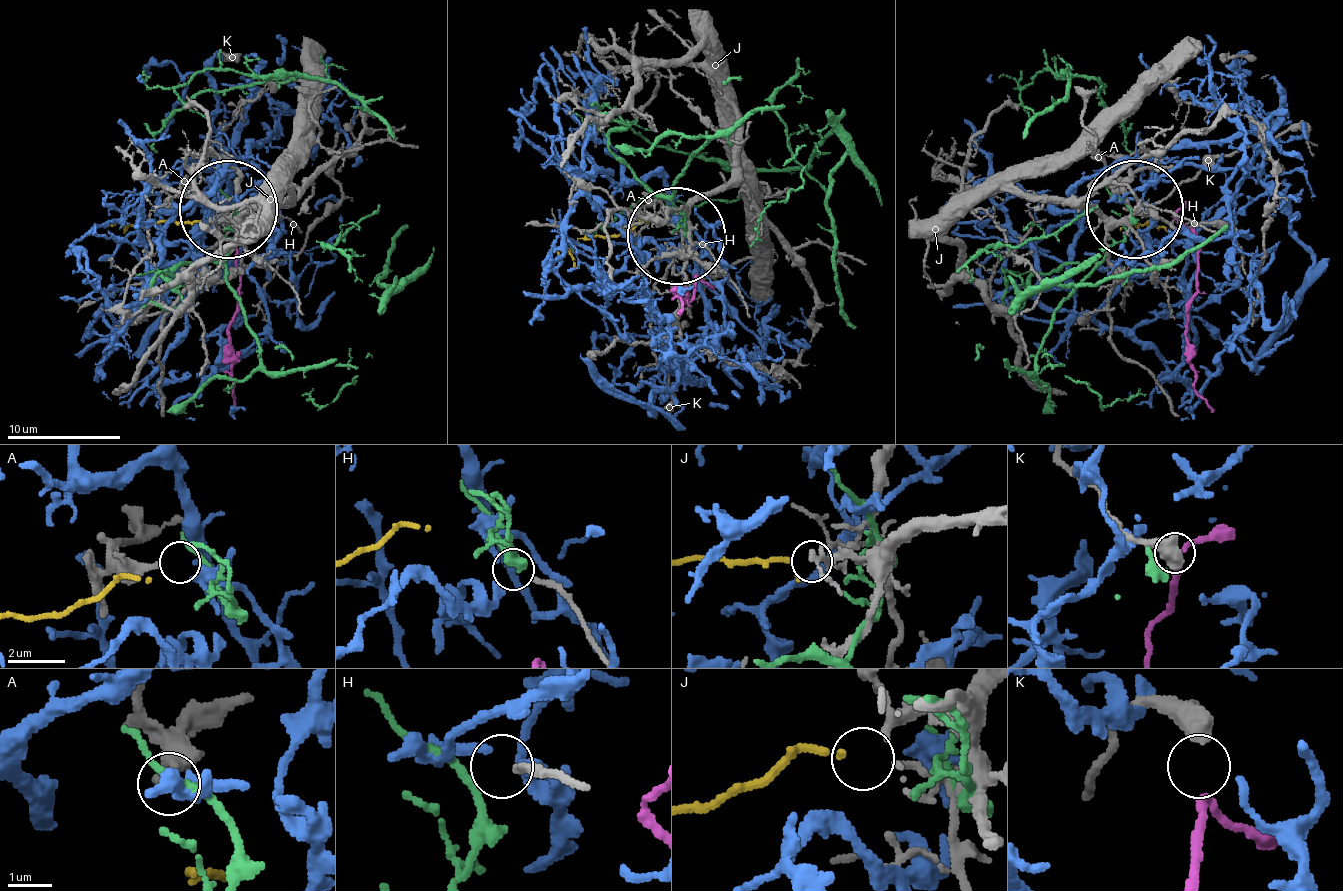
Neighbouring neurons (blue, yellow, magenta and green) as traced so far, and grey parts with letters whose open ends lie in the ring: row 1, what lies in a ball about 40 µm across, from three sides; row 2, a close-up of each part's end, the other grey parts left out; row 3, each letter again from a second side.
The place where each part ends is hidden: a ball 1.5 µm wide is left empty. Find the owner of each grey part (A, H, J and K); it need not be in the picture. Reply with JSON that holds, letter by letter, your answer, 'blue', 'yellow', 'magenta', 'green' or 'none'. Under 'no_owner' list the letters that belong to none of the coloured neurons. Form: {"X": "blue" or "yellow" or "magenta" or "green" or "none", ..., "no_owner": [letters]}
{"A": "blue", "H": "none", "J": "yellow", "K": "magenta", "no_owner": ["H"]}

